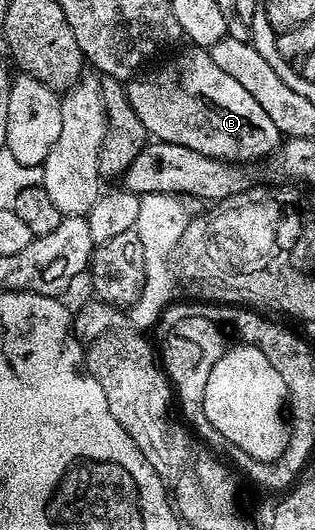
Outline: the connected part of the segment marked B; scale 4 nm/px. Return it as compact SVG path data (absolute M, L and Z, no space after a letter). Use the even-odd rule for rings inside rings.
M191 47L189 51L180 53L175 60L168 61L155 72L143 71L135 75L126 84L128 102L132 102L132 110L136 110L136 118L144 122L147 133L154 140L176 142L180 146L188 146L188 150L196 150L217 160L247 162L277 152L284 137L276 122L272 122L272 118L268 118L267 112L261 108L260 102L256 102L256 98L252 98L252 94L248 94L248 90L236 82L236 78L224 74L224 70L212 62L207 49Z

